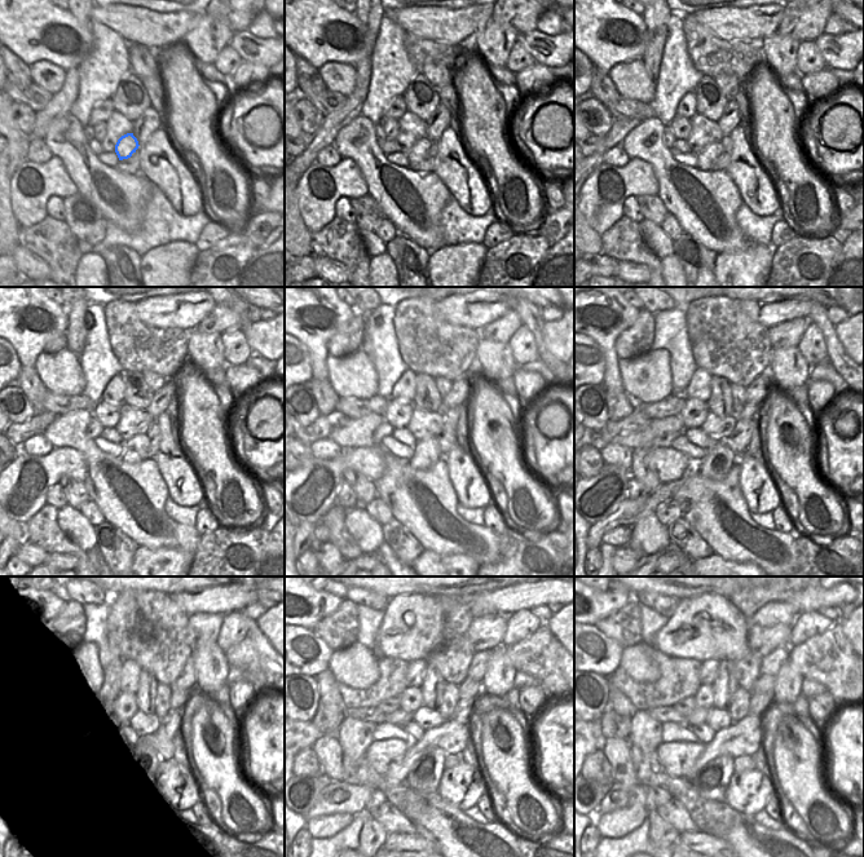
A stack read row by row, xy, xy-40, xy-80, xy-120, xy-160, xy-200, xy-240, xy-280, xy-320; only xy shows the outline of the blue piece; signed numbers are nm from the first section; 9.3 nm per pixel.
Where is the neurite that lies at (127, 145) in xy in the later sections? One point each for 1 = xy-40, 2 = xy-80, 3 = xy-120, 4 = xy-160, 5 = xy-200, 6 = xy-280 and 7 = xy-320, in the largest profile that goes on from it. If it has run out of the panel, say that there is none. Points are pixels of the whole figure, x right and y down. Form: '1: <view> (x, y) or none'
1: xy-40 (419, 150)
2: xy-80 (708, 155)
3: xy-120 (133, 450)
4: xy-160 (427, 453)
5: xy-200 (718, 460)
6: xy-280 (423, 778)
7: xy-320 (702, 796)

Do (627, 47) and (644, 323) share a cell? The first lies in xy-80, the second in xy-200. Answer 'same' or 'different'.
different

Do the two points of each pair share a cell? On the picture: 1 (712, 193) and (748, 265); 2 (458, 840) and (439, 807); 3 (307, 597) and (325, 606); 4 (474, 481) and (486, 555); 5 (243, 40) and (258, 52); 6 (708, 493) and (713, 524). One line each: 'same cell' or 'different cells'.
1: different cells
2: same cell
3: same cell
4: different cells
5: same cell
6: same cell

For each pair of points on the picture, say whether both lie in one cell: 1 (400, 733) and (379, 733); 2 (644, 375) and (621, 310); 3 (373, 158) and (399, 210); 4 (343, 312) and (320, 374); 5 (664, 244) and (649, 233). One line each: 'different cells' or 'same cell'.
1: same cell
2: different cells
3: same cell
4: same cell
5: same cell

